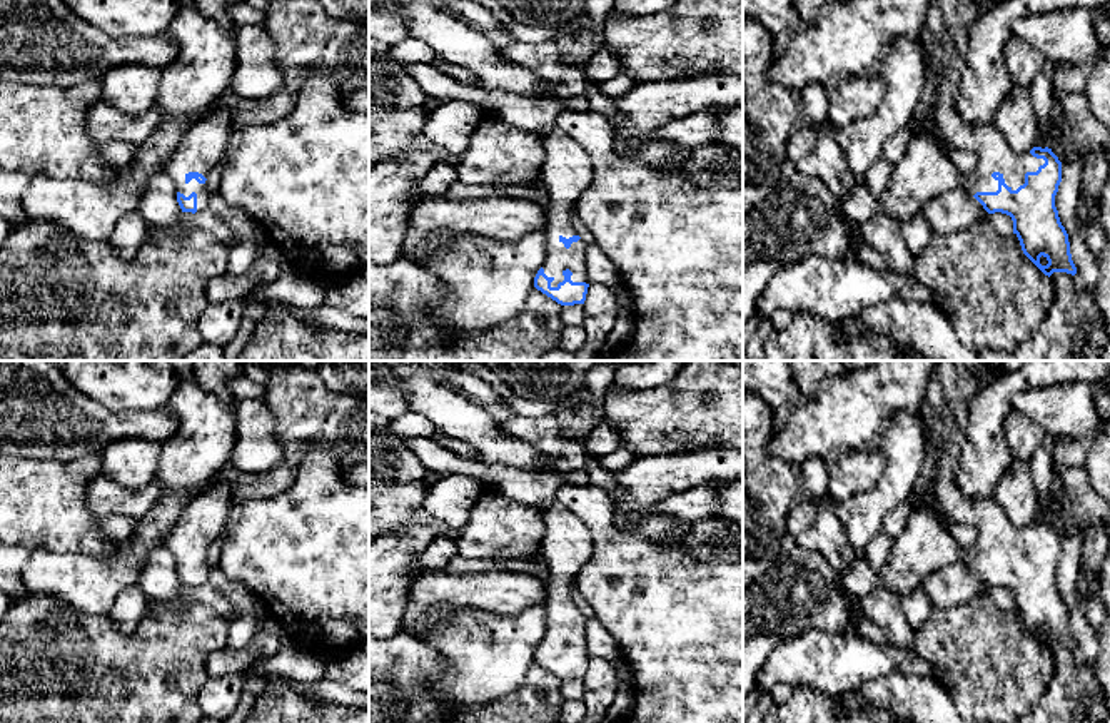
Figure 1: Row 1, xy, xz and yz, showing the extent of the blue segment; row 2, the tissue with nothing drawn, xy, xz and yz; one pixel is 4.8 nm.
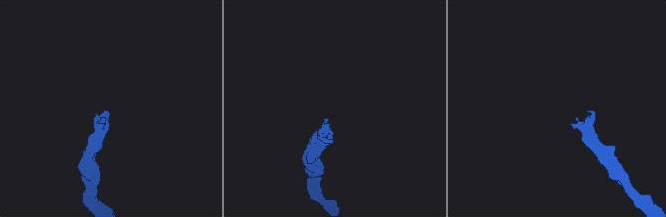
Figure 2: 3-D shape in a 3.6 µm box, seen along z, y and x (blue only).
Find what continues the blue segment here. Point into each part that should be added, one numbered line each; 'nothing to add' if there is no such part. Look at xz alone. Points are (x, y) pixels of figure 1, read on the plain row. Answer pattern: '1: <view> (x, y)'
1: xz (558, 591)

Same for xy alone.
1: xy (204, 518)

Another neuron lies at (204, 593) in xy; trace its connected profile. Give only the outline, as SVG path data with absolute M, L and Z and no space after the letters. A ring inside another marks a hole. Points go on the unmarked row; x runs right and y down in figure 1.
M204 583L200 586L182 586L177 596L174 596L169 601L150 601L147 613L152 609L164 609L165 606L174 608L185 608L194 603L202 603L217 611L220 616L224 616L227 621L232 621L237 616L235 608L229 601L225 594L212 588L209 583Z

